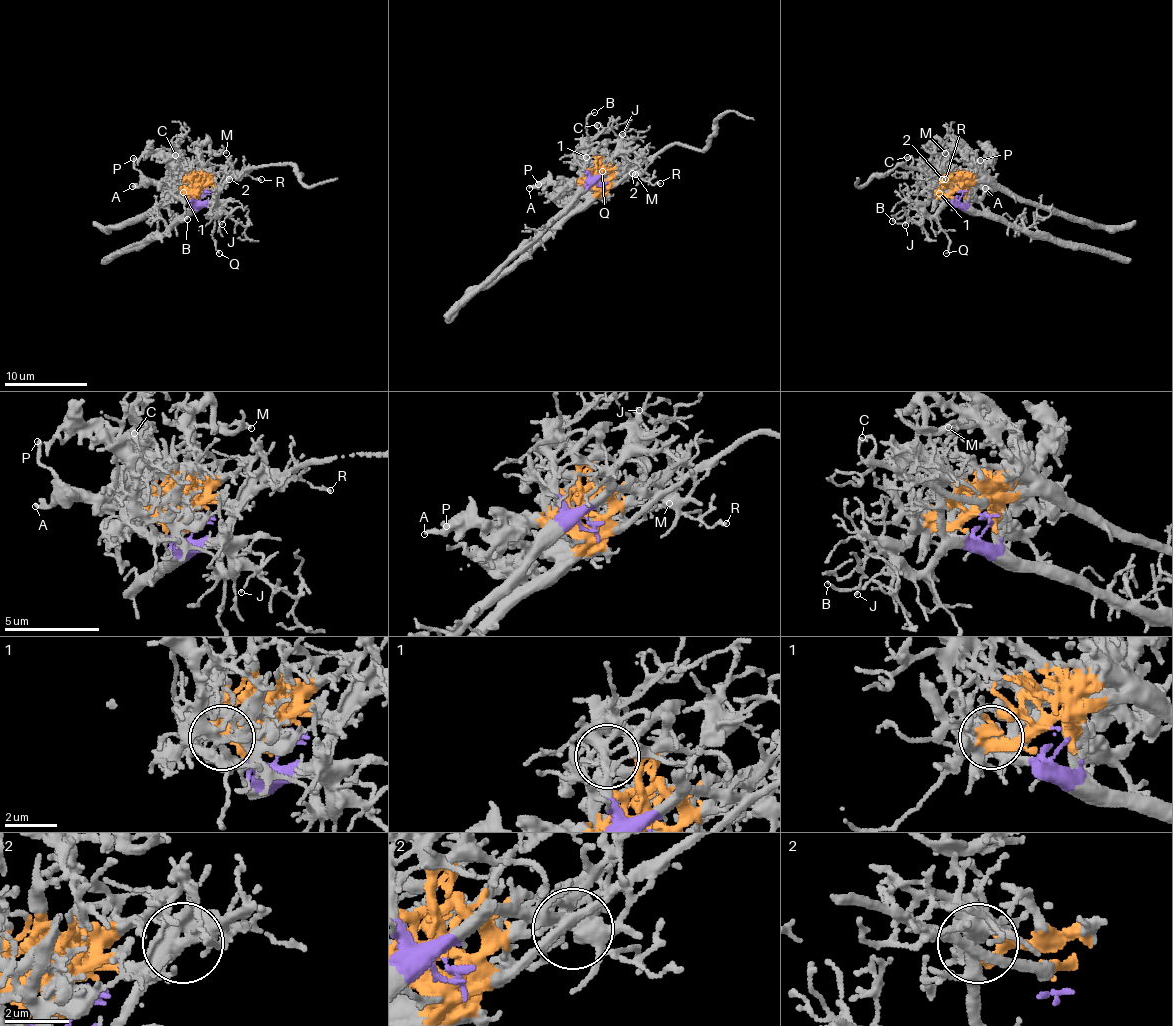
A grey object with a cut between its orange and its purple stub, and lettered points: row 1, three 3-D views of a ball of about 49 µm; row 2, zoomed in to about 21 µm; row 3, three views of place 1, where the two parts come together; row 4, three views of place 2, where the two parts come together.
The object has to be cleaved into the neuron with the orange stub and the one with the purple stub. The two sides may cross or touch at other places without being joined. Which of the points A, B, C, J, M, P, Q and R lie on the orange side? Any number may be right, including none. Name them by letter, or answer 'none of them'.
A, M, P

